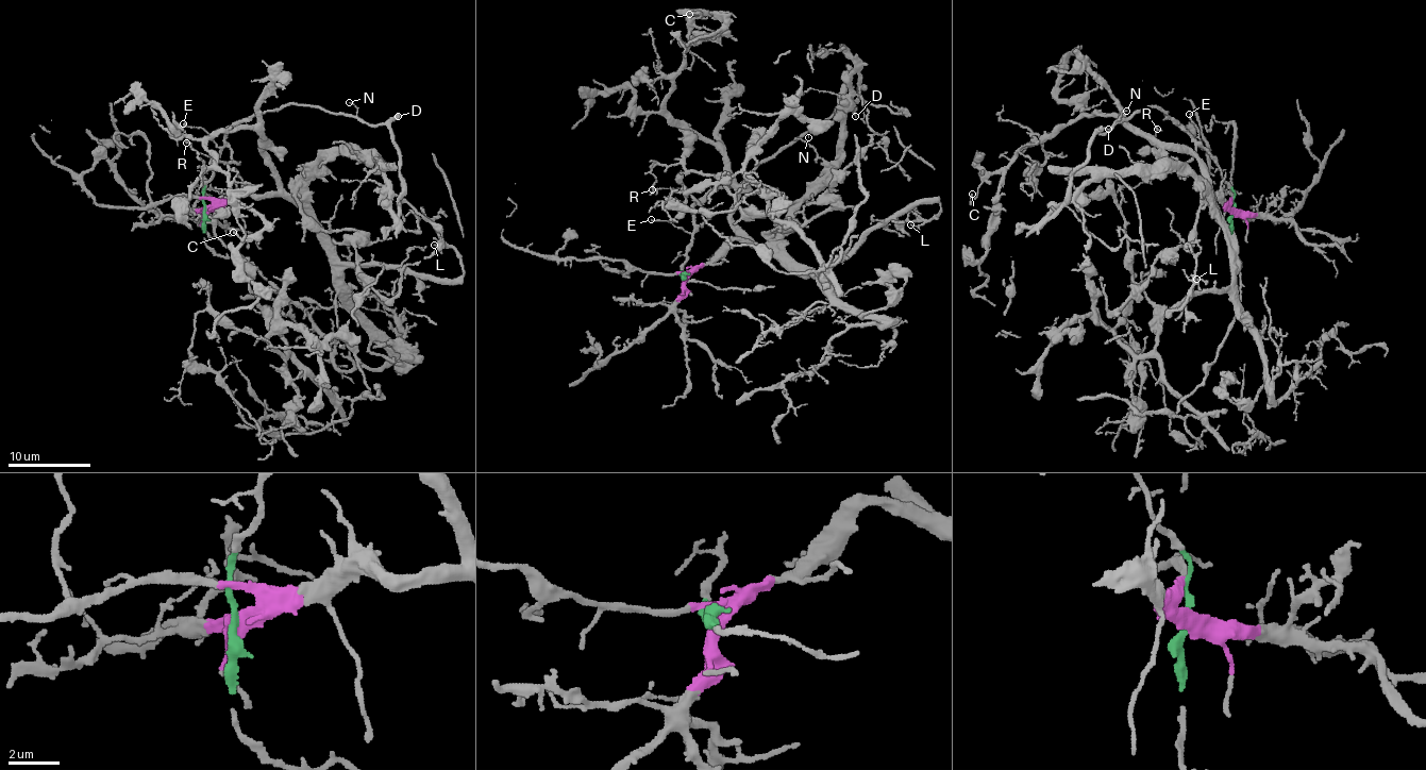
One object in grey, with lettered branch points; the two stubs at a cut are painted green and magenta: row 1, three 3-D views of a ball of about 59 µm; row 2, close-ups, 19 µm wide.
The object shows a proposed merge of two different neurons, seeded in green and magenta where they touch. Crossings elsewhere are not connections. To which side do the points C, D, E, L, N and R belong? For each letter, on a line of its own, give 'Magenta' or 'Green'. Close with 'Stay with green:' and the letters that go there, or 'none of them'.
C: Magenta
D: Green
E: Green
L: Magenta
N: Green
R: Green
Stay with green: D, E, N, R

